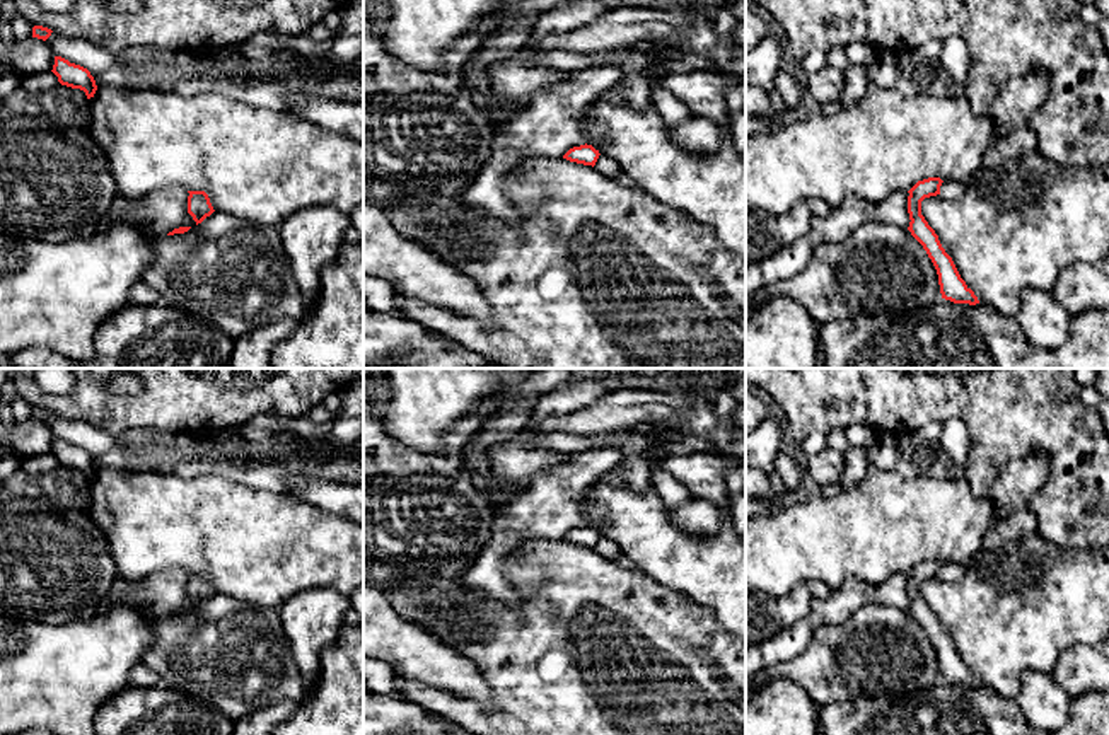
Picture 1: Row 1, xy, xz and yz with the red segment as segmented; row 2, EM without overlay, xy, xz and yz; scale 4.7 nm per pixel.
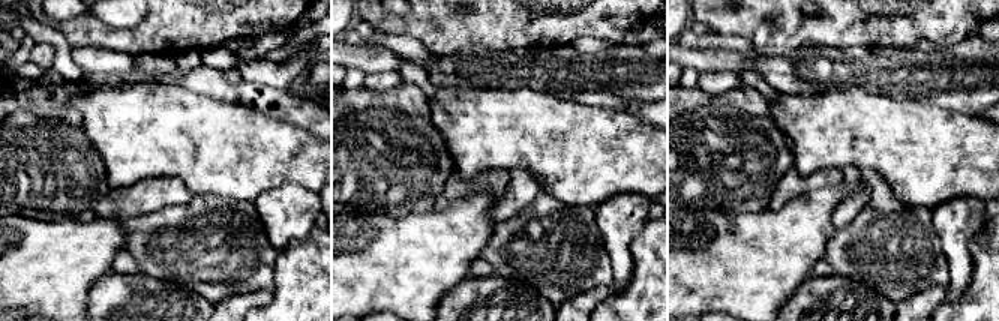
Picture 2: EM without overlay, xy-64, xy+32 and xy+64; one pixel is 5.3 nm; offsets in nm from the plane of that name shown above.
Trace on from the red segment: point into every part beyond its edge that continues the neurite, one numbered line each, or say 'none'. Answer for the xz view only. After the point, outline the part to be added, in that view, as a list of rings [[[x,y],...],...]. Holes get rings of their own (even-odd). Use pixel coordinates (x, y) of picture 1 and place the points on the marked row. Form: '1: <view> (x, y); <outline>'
none

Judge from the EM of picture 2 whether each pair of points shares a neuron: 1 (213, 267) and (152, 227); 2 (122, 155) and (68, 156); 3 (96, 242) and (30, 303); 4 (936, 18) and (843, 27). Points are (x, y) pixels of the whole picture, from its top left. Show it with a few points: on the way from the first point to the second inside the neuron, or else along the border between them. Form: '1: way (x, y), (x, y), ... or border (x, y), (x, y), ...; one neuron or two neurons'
1: way (198, 252), (191, 245), (167, 242); one neuron
2: border (81, 126), (102, 161), (107, 182), (111, 188); two neurons
3: way (80, 254), (47, 287); one neuron
4: way (914, 21), (869, 23), (866, 26); one neuron

